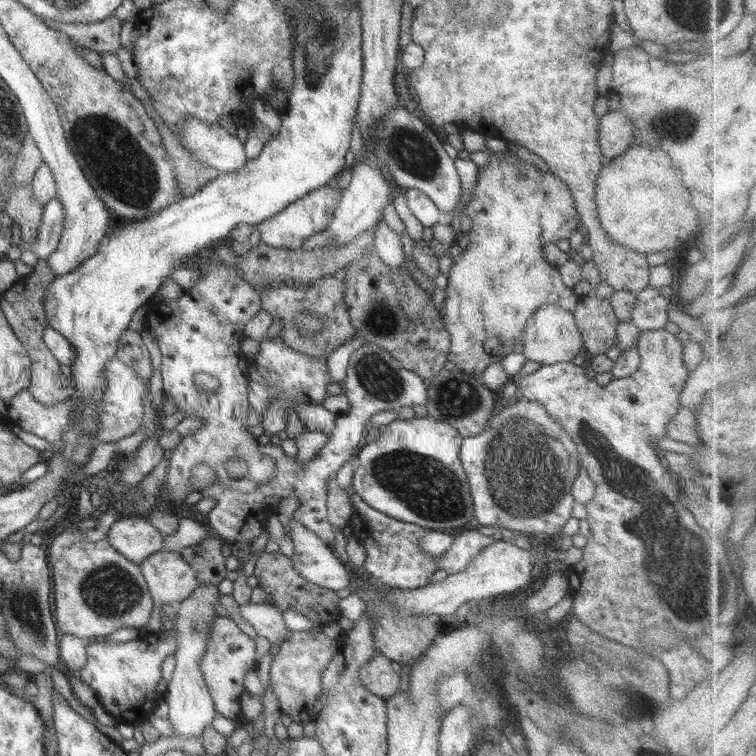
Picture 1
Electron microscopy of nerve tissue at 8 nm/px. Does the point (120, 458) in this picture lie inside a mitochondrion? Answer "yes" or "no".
no

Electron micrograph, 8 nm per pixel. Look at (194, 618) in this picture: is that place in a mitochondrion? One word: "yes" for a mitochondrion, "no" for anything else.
yes

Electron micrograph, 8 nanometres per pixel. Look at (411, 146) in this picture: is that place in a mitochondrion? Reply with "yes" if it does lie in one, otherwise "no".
yes

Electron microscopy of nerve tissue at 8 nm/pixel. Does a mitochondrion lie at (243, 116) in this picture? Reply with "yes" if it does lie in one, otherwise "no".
no

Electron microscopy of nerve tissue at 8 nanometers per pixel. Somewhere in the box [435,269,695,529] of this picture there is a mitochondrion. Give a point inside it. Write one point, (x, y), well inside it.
(524, 466)

